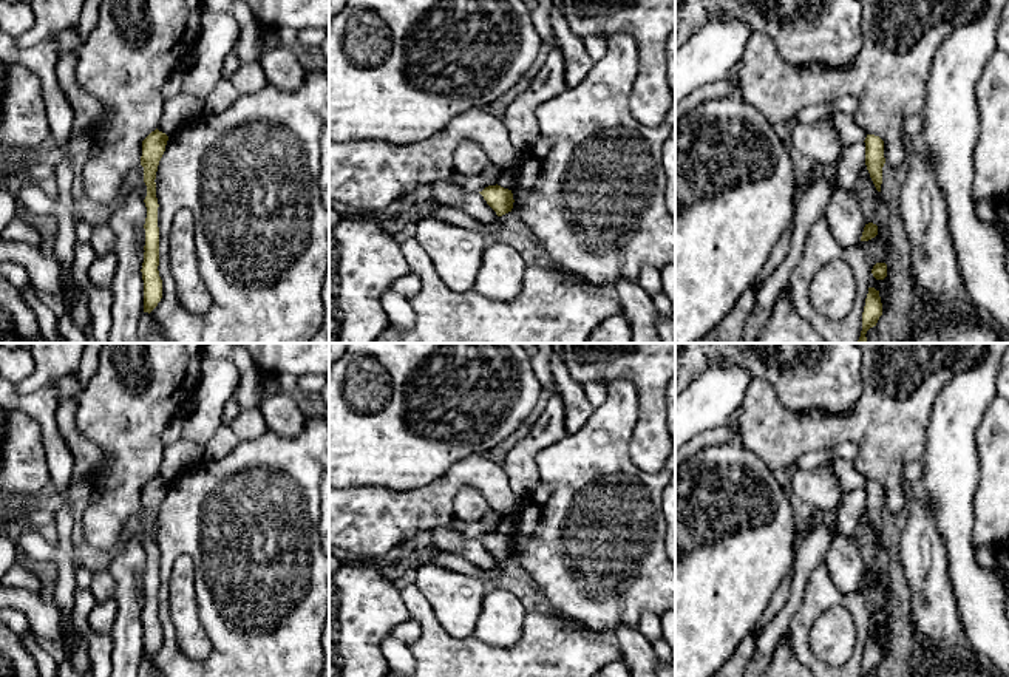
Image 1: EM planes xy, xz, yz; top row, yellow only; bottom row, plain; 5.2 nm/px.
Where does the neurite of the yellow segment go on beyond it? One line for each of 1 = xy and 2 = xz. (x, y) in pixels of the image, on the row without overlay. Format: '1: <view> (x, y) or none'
1: none
2: none

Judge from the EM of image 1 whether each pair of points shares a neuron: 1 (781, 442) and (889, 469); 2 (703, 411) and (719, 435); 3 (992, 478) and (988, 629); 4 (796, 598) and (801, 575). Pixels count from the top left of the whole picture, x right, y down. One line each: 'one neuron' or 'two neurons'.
1: one neuron
2: two neurons
3: two neurons
4: one neuron

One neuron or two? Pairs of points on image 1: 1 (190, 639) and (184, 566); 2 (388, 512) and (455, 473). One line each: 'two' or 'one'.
1: one
2: one

